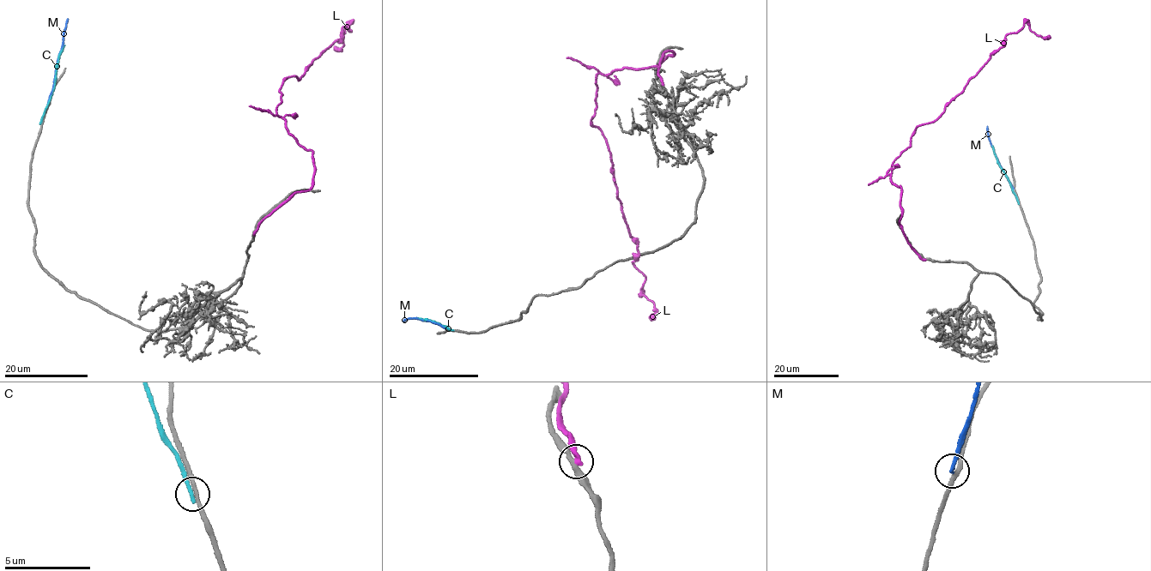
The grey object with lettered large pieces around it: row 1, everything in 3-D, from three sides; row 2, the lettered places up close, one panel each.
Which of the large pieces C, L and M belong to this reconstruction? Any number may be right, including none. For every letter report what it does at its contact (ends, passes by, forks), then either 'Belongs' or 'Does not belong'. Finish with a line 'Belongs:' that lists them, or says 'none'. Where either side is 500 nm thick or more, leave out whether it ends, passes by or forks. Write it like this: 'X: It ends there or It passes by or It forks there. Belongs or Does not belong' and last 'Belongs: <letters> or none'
C: It ends there. Does not belong
L: It ends there. Does not belong
M: It ends there. Does not belong
Belongs: none

